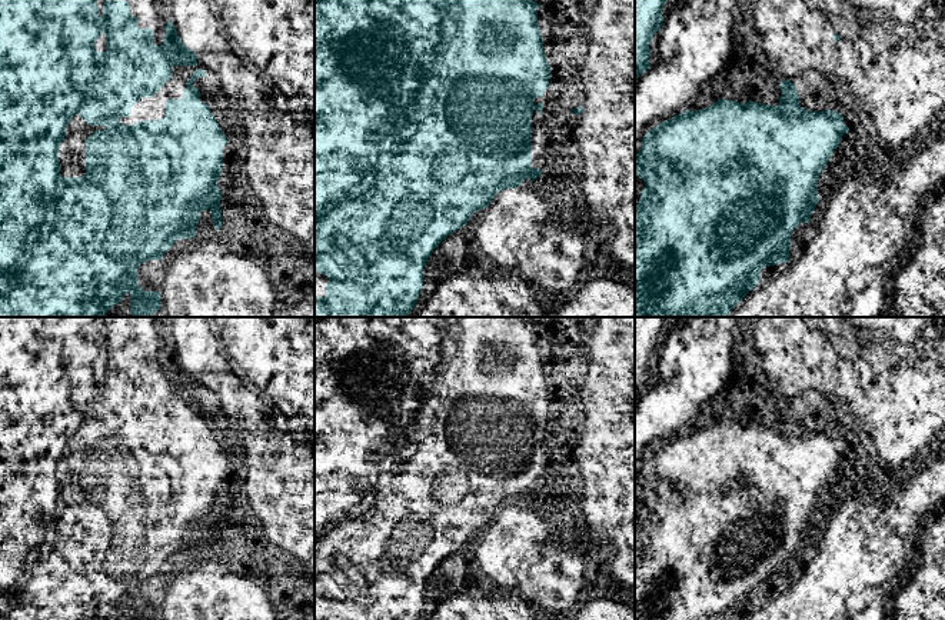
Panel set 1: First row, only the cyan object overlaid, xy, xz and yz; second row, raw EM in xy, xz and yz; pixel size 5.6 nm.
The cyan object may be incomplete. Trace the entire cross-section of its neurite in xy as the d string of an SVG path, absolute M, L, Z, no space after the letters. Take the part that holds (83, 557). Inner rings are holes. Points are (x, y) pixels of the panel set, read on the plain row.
M0 317L0 620L122 620L124 614L130 614L130 620L160 620L159 611L146 611L137 604L137 589L142 583L149 580L160 580L163 579L164 573L179 560L179 559L192 559L196 556L196 544L200 541L200 533L203 530L212 531L212 540L214 550L219 550L222 546L222 511L217 507L217 500L223 490L223 467L227 464L227 459L222 451L219 443L216 441L213 433L210 431L206 423L200 421L200 411L199 409L193 407L193 401L197 397L204 397L206 391L202 389L196 389L192 393L192 397L186 401L186 407L183 410L183 417L179 420L169 419L166 421L166 434L160 440L144 440L136 441L134 444L122 444L120 439L130 436L132 427L137 423L142 417L153 417L167 400L172 399L172 387L173 386L196 386L197 379L196 374L187 369L182 360L179 359L177 350L173 343L169 340L164 346L164 356L163 364L154 364L154 351L152 349L139 349L137 339L132 336L129 323L124 320L104 320L103 321L103 336L99 336L99 327L96 317ZM100 354L106 356L106 370L97 371L94 369L94 363ZM76 436L80 437L90 446L104 446L104 450L96 450L86 459L86 494L83 497L61 497L60 496L60 484L59 484L59 466L64 460L66 456L66 446L69 441Z

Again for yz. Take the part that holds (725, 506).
M791 400L782 401L779 409L782 416L778 426L721 419L696 431L685 430L659 443L643 456L642 467L635 474L635 494L645 501L640 519L635 526L635 620L742 620L759 603L763 587L789 580L791 554L799 543L811 540L811 534L819 523L819 493L849 447L843 444L843 436L835 430L802 429L796 407Z

